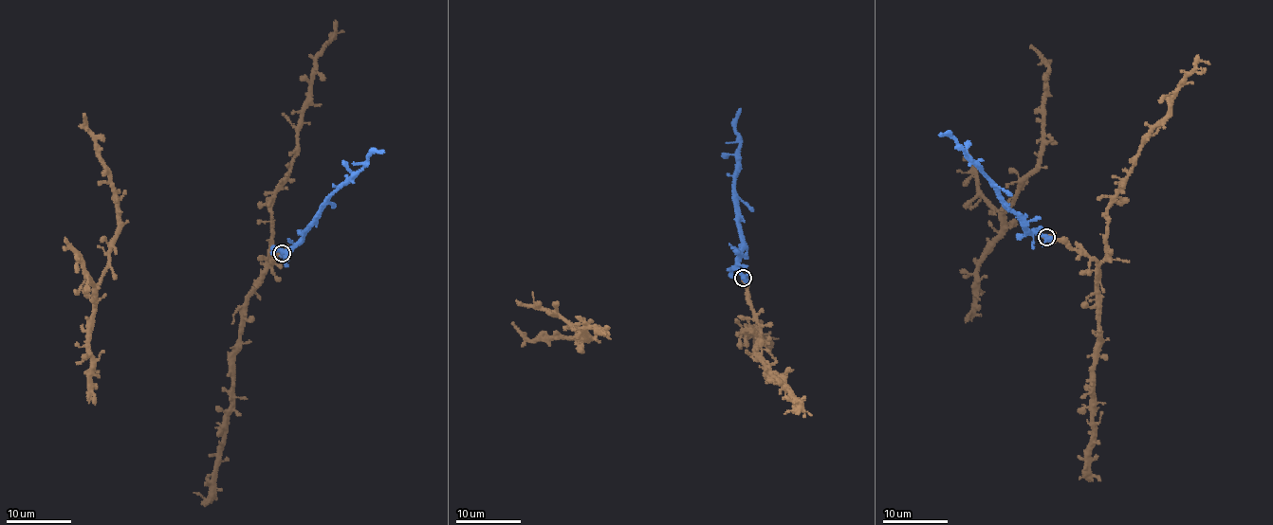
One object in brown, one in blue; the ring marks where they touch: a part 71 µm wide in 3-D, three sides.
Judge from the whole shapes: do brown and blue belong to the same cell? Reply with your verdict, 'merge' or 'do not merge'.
merge

